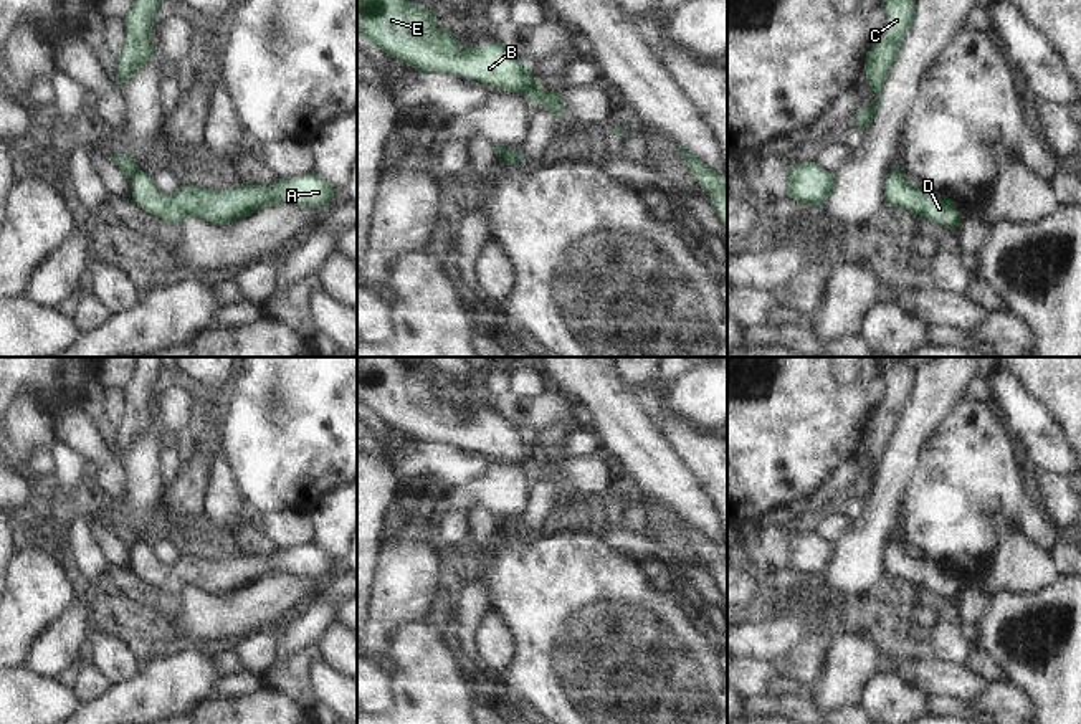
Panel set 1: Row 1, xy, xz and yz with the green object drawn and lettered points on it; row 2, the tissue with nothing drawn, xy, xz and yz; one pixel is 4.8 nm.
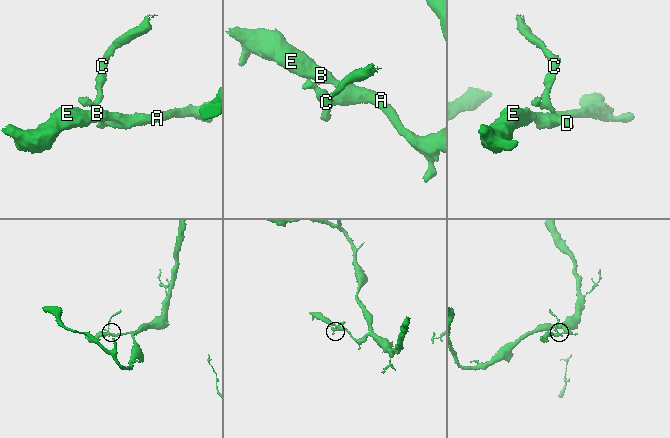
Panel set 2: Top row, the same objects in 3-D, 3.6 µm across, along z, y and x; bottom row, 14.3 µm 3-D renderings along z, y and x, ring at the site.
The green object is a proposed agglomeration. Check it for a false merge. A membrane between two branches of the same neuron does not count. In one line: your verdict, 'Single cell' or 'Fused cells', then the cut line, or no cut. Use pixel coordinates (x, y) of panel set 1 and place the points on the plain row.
Fused cells. Split along xy (138, 541), (133, 547).

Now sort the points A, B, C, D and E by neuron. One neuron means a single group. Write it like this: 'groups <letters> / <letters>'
groups A B D E / C

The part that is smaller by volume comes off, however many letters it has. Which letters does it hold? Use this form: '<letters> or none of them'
C

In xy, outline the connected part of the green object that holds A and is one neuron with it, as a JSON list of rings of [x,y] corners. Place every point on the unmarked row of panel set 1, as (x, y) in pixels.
[[[137,542],[132,569],[139,579],[167,592],[182,595],[195,587],[215,595],[230,595],[278,572],[309,579],[329,575],[334,562],[336,559],[314,542],[301,549],[276,549],[266,557],[238,555],[225,562],[180,555],[174,565],[165,565],[155,557],[150,544]]]

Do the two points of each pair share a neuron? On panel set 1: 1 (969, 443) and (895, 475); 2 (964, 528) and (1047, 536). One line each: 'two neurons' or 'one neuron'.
1: two neurons
2: one neuron

